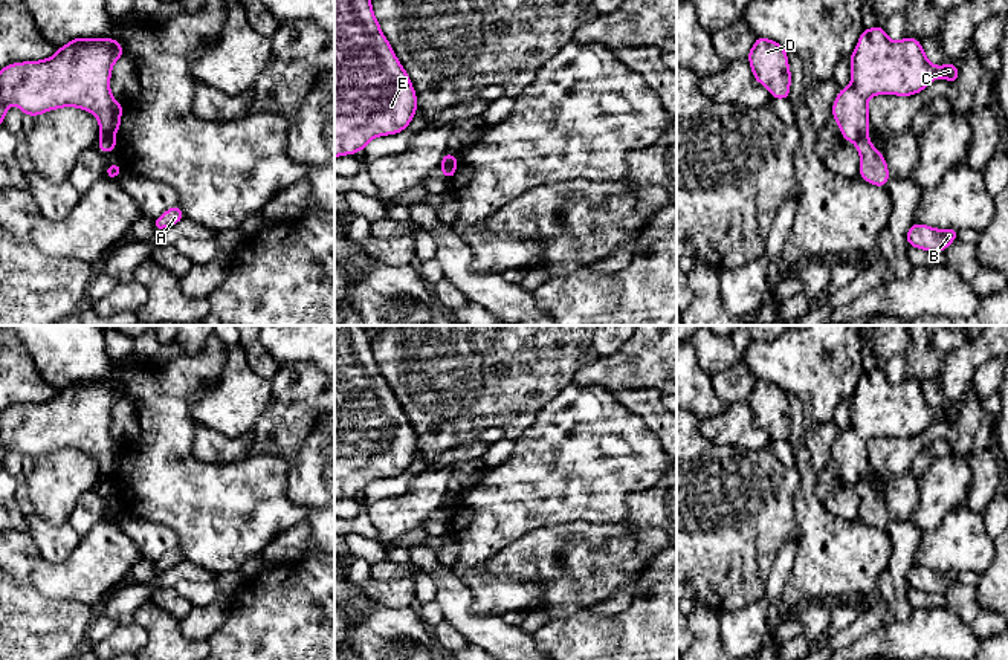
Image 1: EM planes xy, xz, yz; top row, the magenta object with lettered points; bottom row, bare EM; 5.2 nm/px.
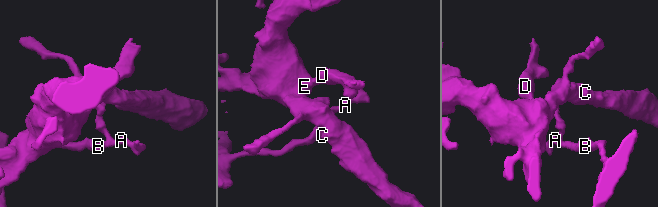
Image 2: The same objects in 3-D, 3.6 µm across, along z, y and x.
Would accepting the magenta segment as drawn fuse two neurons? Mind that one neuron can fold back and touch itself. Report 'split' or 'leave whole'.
split

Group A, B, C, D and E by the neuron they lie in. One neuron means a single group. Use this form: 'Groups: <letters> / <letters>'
Groups: A B / C D E

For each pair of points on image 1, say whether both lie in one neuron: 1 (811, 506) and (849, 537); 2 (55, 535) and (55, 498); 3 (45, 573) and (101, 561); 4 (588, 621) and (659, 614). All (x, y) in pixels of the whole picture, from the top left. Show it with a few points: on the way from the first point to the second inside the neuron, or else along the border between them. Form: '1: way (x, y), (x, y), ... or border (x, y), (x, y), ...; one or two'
1: way (819, 515), (840, 537); one
2: border (34, 512), (49, 523), (67, 523); two
3: way (58, 573), (87, 573); one
4: way (605, 625), (642, 625); one

